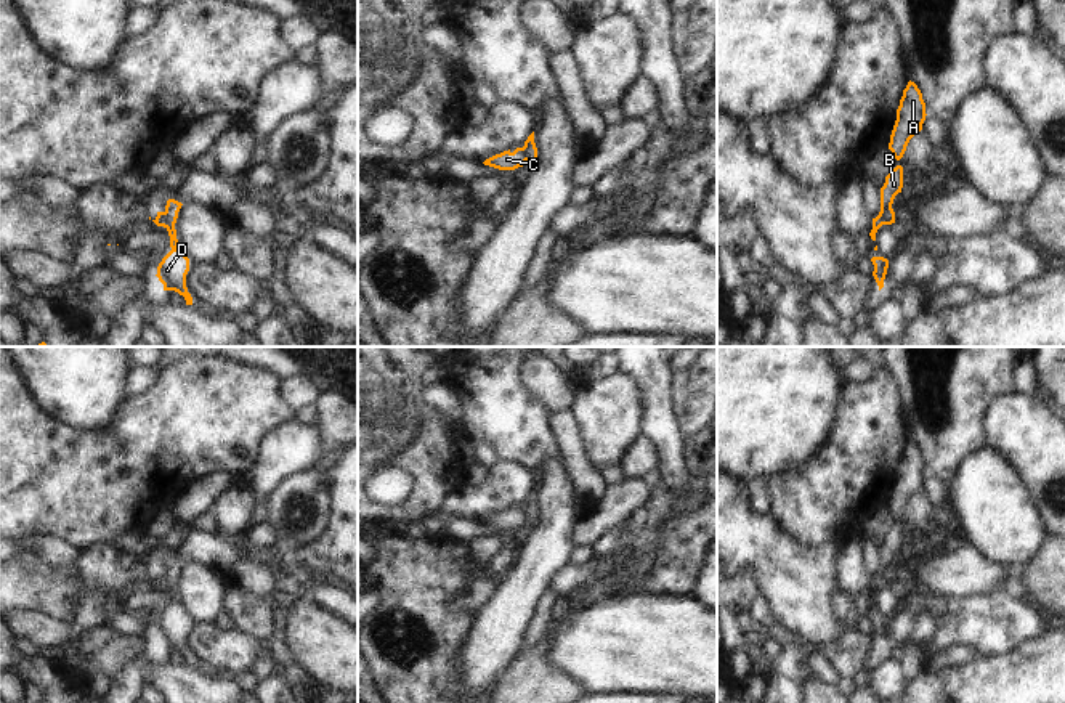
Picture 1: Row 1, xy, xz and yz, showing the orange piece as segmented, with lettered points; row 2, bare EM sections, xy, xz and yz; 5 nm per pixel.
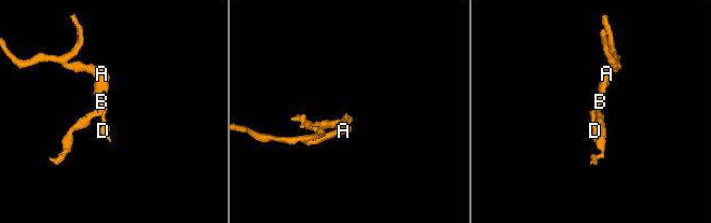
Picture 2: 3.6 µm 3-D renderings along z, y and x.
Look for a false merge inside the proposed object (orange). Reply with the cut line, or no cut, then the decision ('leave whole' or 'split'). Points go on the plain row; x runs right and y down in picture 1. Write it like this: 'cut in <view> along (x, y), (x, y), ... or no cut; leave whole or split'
cut in xz along (522, 507), (526, 519); split

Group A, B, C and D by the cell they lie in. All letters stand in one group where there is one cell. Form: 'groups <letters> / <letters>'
groups A B D / C

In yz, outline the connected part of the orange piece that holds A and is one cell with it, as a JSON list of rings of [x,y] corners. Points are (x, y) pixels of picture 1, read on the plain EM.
[[[908,441],[897,469],[897,480],[890,494],[889,509],[900,520],[906,510],[909,499],[922,490],[925,480],[925,462],[922,453],[914,441]]]

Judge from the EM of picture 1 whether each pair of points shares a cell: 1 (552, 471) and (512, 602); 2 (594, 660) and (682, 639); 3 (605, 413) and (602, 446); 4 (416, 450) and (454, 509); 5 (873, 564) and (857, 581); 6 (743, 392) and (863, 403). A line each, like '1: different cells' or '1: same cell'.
1: same cell
2: same cell
3: same cell
4: different cells
5: different cells
6: different cells

